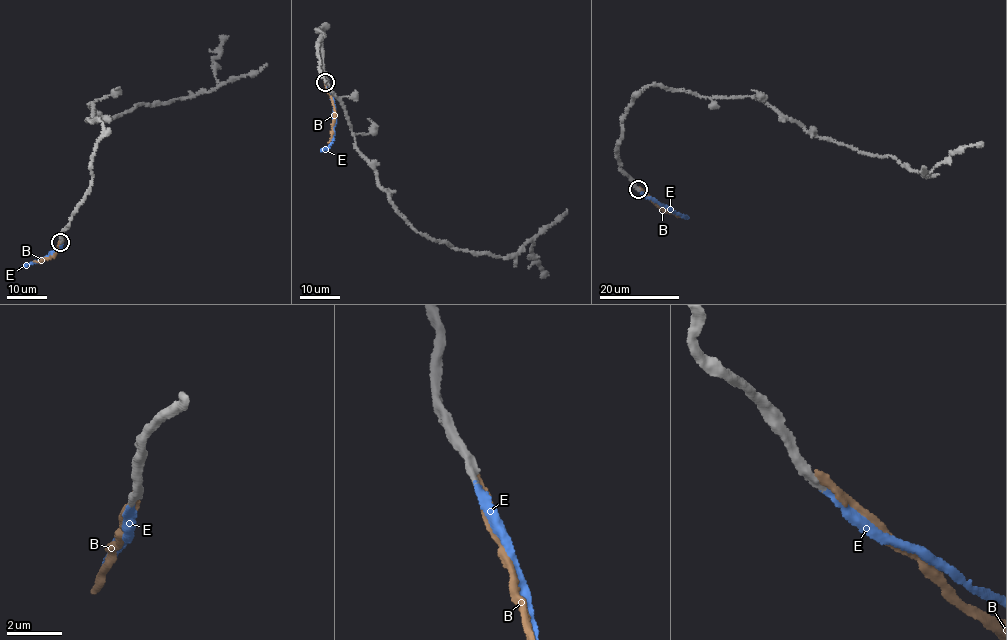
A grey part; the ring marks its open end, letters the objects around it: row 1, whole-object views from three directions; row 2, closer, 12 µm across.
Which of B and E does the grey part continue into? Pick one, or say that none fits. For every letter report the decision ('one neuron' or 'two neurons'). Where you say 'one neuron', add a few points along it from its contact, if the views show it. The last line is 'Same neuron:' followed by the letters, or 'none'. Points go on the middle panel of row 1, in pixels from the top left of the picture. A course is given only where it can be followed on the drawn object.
B: two neurons
E: one neuron; it runs (324, 82), (332, 102), (335, 121), (331, 141), (327, 148), (321, 150)
Same neuron: E

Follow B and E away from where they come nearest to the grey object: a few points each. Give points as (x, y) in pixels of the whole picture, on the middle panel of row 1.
B: (325, 80), (335, 116), (328, 143)
E: (324, 82), (332, 102), (335, 121), (331, 141), (327, 148), (321, 150)

